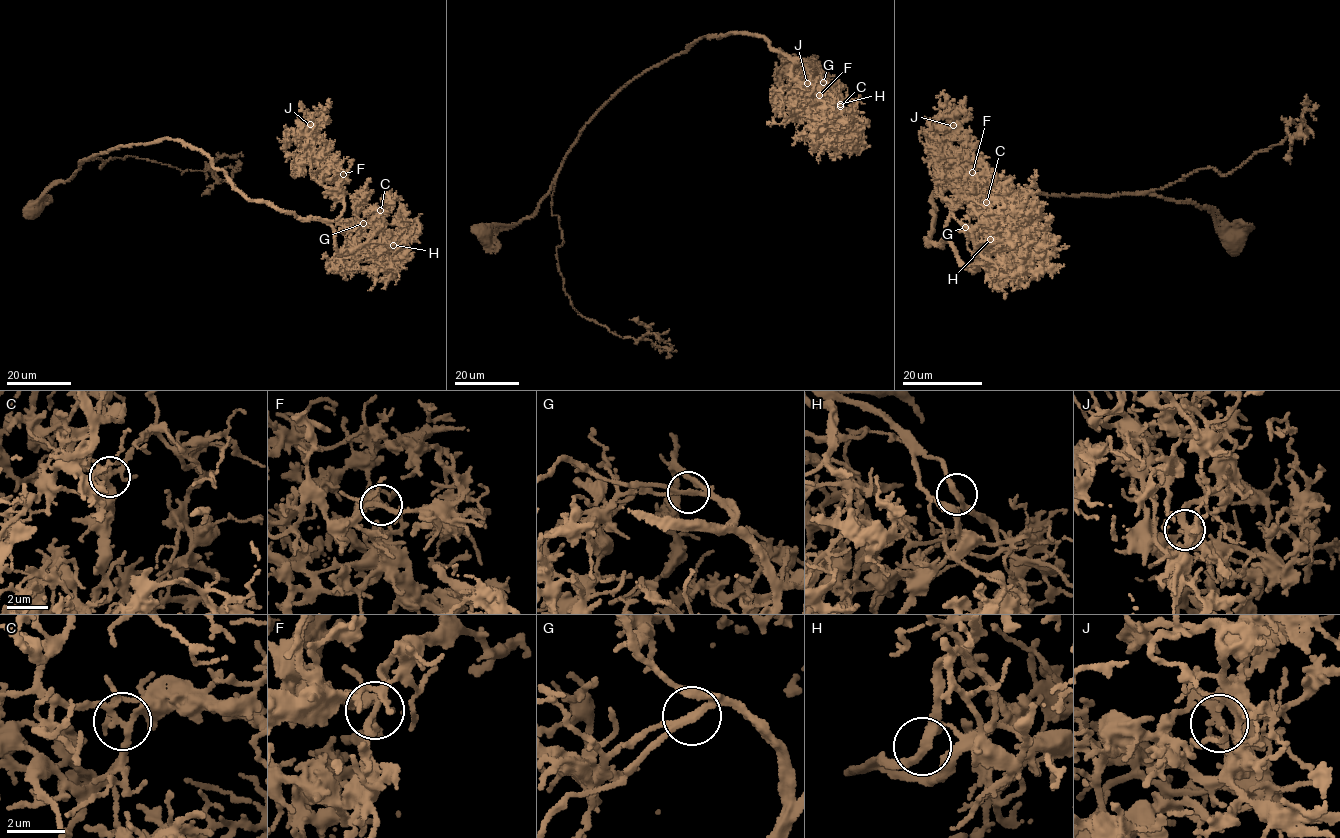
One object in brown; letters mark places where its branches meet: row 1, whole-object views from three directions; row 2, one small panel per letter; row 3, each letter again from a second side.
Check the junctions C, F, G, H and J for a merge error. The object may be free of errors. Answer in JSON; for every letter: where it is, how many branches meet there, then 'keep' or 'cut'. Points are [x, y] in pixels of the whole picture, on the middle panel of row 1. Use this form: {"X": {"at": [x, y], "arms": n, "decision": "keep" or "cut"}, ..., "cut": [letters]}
{"C": {"at": [840, 106], "arms": 4, "decision": "keep"}, "F": {"at": [819, 95], "arms": 4, "decision": "keep"}, "G": {"at": [823, 82], "arms": 4, "decision": "keep"}, "H": {"at": [840, 104], "arms": 4, "decision": "keep"}, "J": {"at": [807, 83], "arms": 4, "decision": "cut"}, "cut": ["J"]}

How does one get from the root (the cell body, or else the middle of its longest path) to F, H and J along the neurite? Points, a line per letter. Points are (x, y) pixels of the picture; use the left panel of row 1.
F: (35, 210), (83, 159), (164, 139), (199, 148), (250, 200), (302, 218), (341, 214), (334, 191), (343, 175)
H: (35, 210), (83, 159), (174, 139), (199, 148), (250, 200), (323, 219), (339, 252), (393, 244)
J: (35, 210), (83, 159), (169, 139), (199, 148), (250, 200), (333, 220), (343, 197), (311, 175), (310, 124)

